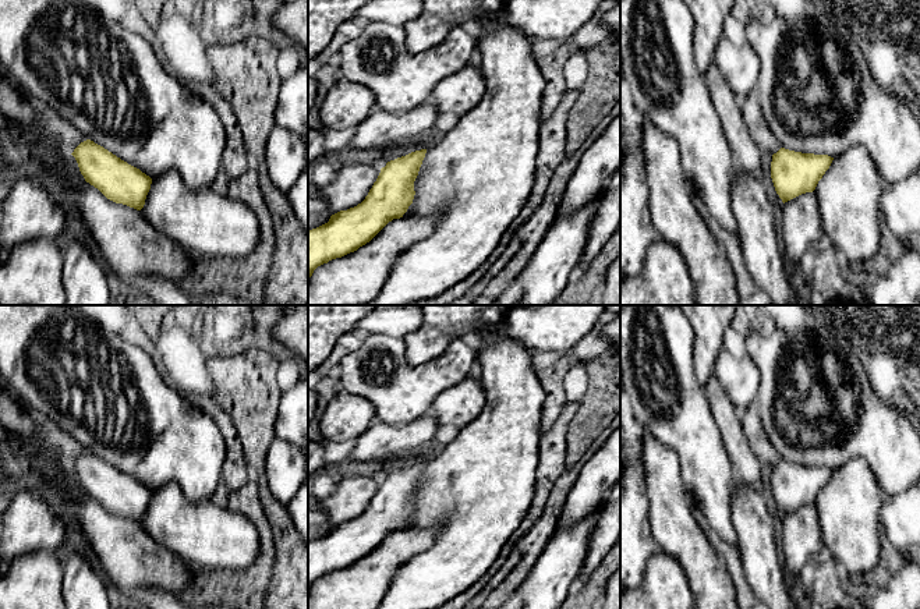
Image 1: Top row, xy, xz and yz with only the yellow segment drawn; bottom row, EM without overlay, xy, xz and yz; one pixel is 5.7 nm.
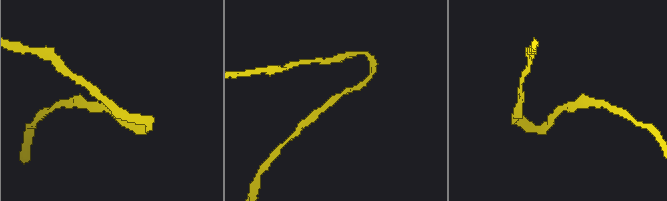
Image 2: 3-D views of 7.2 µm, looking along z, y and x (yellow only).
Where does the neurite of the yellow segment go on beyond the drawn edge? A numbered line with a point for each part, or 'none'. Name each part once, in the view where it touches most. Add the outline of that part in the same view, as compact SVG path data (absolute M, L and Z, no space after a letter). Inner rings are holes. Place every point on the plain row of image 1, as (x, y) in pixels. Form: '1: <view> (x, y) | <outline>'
none

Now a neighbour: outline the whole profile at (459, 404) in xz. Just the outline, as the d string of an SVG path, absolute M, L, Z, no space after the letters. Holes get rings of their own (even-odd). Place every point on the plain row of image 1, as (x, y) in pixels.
M467 376L460 383L443 390L434 400L428 413L439 425L454 425L461 429L480 415L485 401L481 379Z

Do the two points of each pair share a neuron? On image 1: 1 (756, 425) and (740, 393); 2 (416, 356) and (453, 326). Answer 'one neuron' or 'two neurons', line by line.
1: two neurons
2: one neuron

